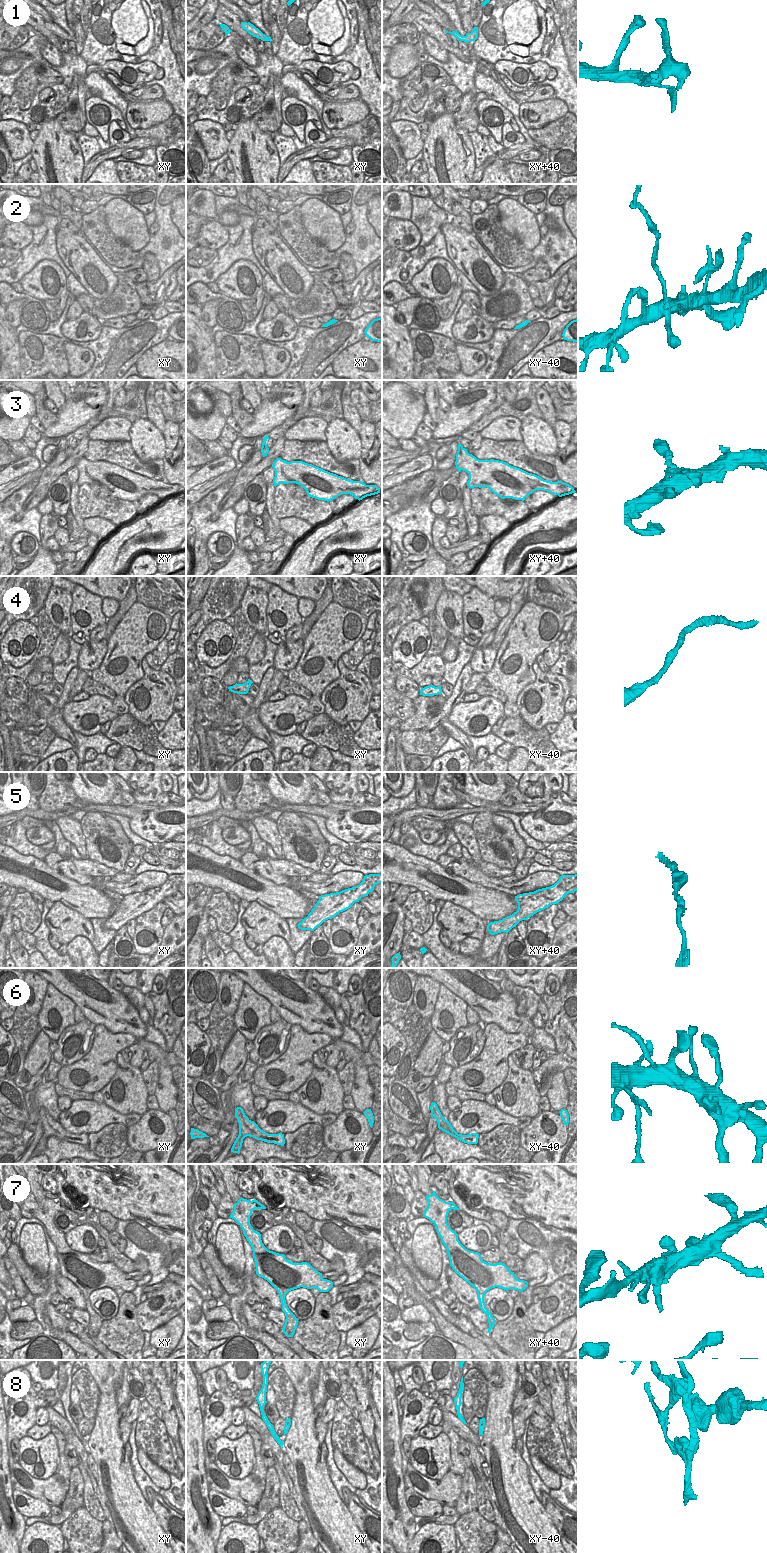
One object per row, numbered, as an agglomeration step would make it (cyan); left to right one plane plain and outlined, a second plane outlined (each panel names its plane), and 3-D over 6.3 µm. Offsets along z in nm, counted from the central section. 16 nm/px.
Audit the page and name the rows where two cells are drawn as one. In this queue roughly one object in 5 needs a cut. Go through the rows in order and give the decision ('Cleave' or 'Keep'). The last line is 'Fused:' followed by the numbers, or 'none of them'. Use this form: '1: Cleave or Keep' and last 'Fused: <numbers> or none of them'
1: Keep
2: Cleave
3: Keep
4: Keep
5: Keep
6: Keep
7: Keep
8: Keep
Fused: 2

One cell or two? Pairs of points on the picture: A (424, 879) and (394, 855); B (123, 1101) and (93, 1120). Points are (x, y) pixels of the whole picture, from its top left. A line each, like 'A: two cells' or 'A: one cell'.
A: one cell
B: two cells

